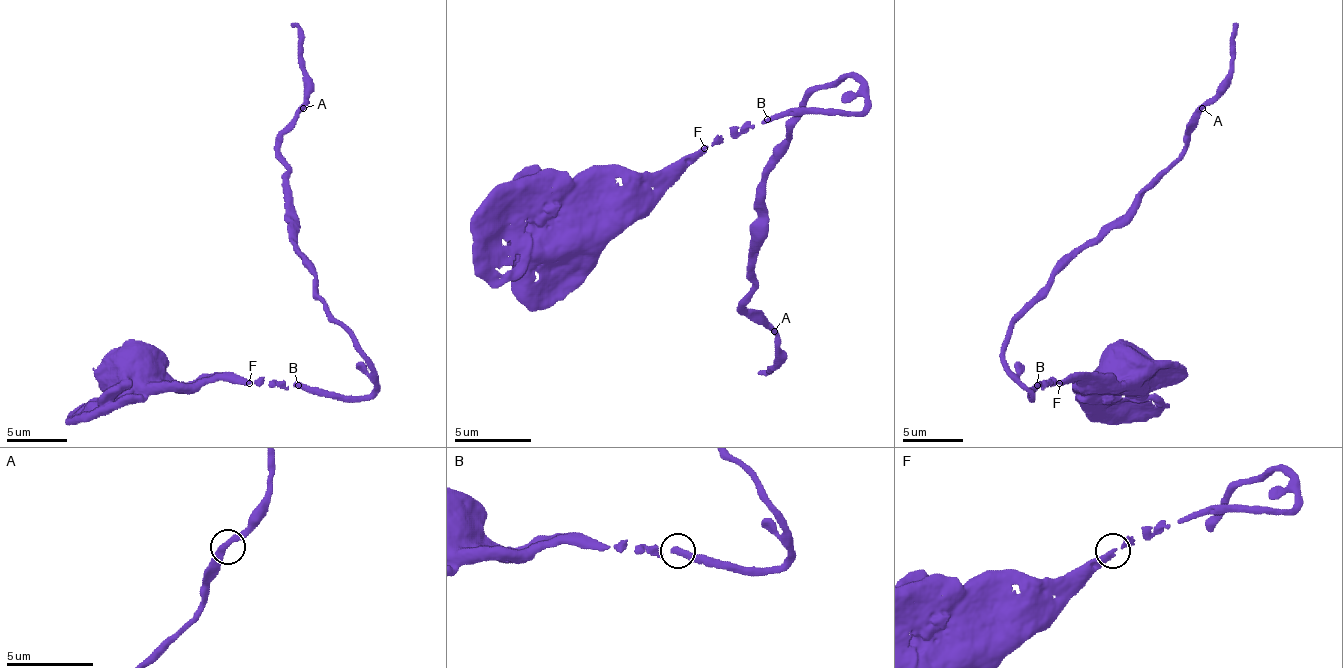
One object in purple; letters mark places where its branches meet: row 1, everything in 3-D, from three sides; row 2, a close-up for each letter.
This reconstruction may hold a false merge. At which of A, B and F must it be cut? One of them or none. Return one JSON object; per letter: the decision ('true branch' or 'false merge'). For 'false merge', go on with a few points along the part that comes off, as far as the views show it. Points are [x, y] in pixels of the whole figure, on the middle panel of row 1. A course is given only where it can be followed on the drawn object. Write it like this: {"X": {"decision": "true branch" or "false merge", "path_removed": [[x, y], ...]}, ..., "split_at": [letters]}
{"A": {"decision": "true branch"}, "B": {"decision": "true branch"}, "F": {"decision": "true branch"}, "split_at": []}

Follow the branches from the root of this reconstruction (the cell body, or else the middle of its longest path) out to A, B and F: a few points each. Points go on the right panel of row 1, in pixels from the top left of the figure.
A: (1121, 366), (1121, 384), (1053, 378), (1032, 396), (1005, 360), (1005, 336), (1178, 156), (1202, 108)
B: (1121, 366), (1121, 384), (1104, 384), (1098, 378), (1065, 378), (1062, 381), (1053, 378), (1044, 387), (1038, 384)
F: (1121, 366), (1121, 384), (1104, 384), (1098, 378), (1065, 378), (1059, 384)

